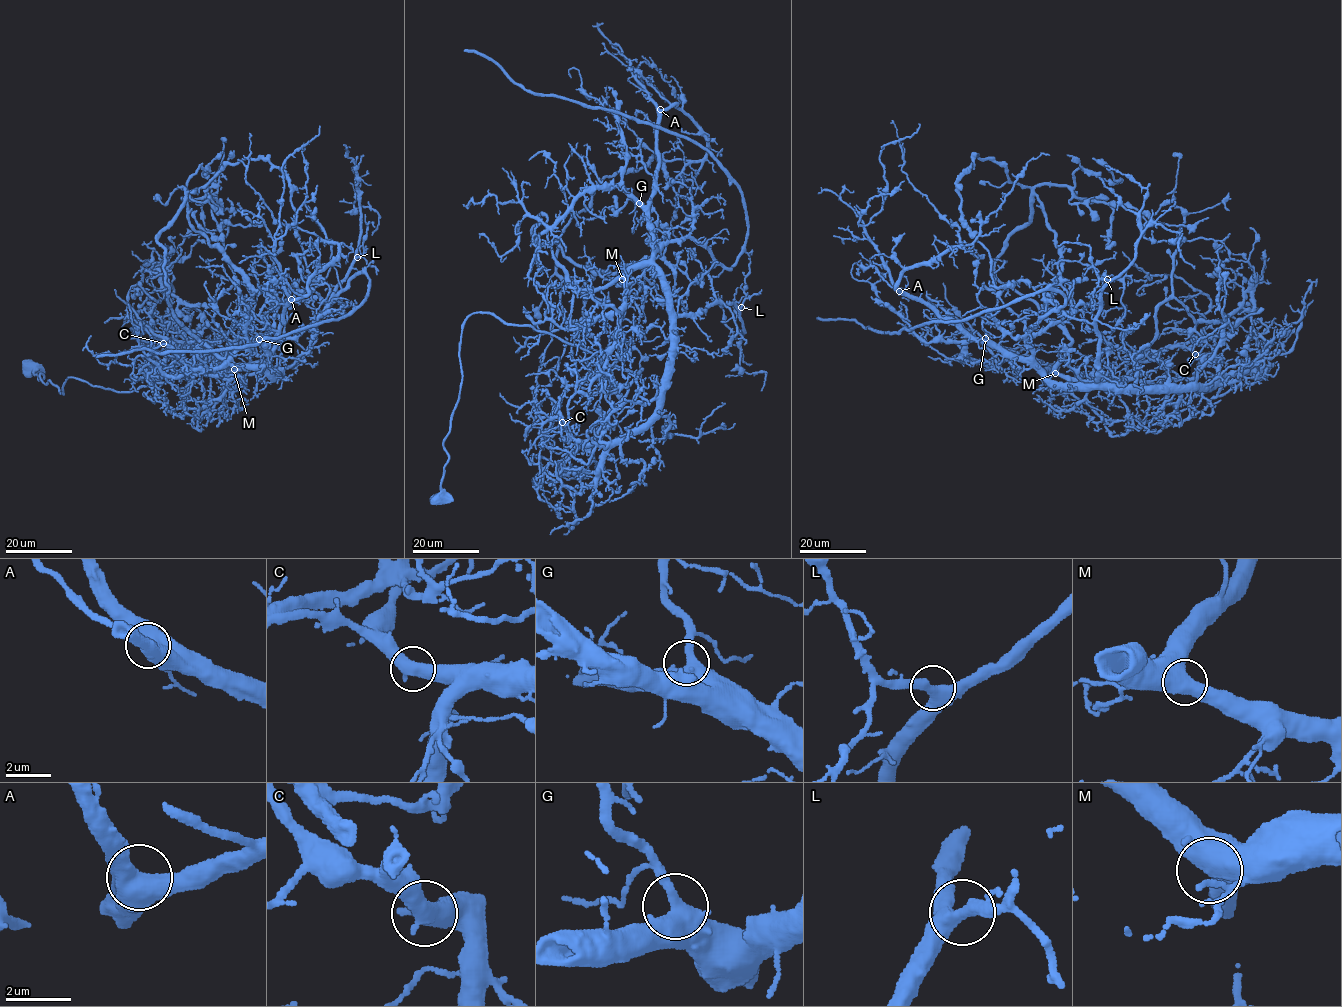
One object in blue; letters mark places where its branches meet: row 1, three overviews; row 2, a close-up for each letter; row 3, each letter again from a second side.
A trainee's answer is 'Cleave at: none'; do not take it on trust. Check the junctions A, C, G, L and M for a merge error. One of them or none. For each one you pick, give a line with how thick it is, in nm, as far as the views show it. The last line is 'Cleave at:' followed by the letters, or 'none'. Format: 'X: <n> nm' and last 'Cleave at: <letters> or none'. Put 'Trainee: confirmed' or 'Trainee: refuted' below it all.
C: 550 nm
Cleave at: C
Trainee: refuted

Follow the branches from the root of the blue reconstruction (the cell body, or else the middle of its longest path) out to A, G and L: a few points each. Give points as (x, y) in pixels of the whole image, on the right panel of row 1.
A: (1049, 370), (1009, 359), (996, 347), (974, 341), (954, 322), (943, 320), (899, 291)
G: (1049, 370), (1038, 370), (1026, 360), (1006, 357), (985, 338)
L: (1049, 370), (1045, 373), (1050, 380), (1096, 383), (1099, 334), (1095, 319), (1100, 291), (1107, 279)

